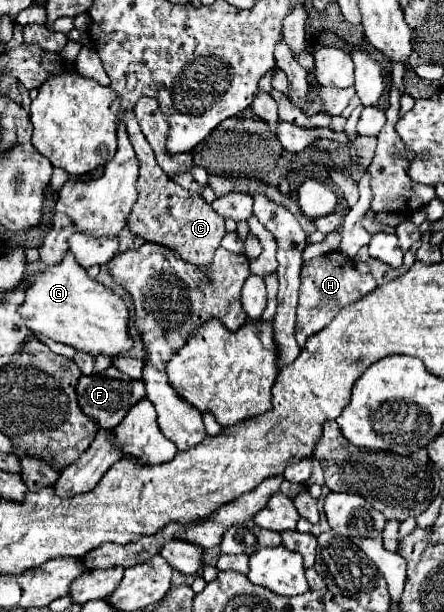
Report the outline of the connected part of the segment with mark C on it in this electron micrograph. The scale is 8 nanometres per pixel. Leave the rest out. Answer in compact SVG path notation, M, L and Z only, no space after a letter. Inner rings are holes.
M133 113L125 115L125 123L127 123L127 133L131 137L137 159L141 163L139 181L137 181L139 199L133 205L133 211L129 215L131 231L145 241L159 243L159 245L165 245L165 247L177 251L185 261L205 269L213 261L213 253L227 233L223 217L217 211L213 211L213 207L199 193L191 193L191 191L183 189L173 179L169 179L165 175L165 171L161 171L161 167L155 159L155 153L149 147L145 135L141 133L139 123Z

